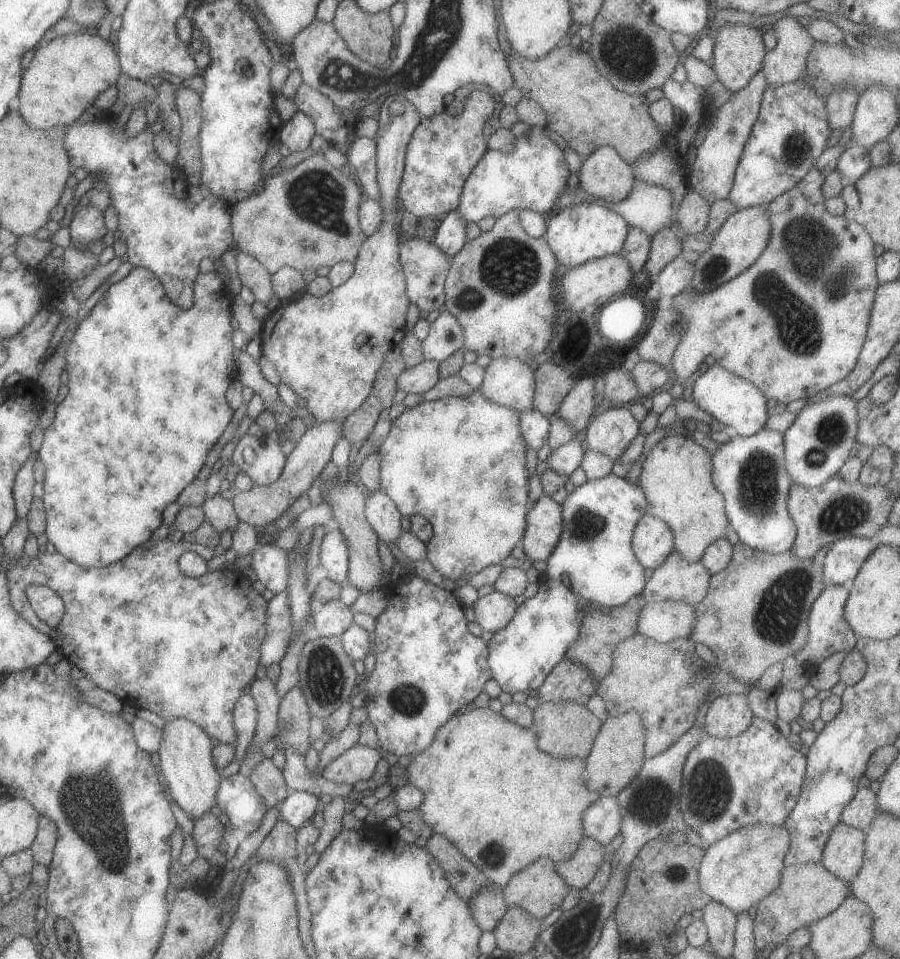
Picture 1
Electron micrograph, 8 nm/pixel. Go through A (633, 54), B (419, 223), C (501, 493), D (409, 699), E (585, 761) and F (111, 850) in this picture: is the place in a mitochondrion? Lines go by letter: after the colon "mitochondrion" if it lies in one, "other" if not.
A: mitochondrion
B: other
C: mitochondrion
D: mitochondrion
E: other
F: mitochondrion

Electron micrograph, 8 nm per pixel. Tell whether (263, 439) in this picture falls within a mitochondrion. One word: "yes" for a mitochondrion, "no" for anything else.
no

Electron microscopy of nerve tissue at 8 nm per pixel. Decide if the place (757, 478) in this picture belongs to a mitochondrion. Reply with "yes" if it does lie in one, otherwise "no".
yes

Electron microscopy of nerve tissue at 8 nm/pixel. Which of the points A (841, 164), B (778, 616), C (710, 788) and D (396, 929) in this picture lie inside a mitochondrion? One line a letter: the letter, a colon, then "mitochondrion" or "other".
A: other
B: mitochondrion
C: mitochondrion
D: other

